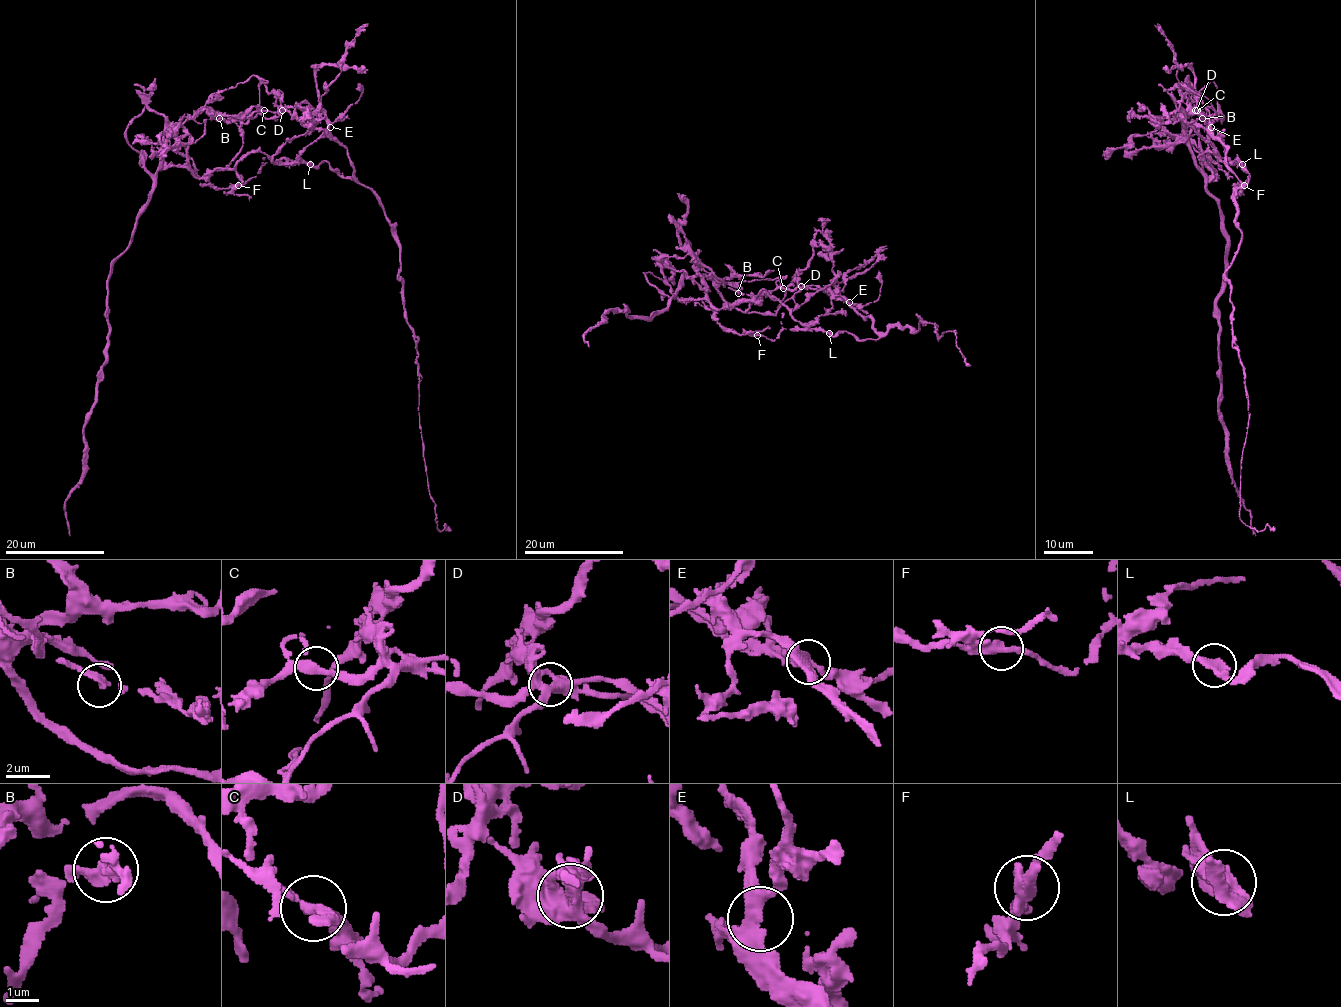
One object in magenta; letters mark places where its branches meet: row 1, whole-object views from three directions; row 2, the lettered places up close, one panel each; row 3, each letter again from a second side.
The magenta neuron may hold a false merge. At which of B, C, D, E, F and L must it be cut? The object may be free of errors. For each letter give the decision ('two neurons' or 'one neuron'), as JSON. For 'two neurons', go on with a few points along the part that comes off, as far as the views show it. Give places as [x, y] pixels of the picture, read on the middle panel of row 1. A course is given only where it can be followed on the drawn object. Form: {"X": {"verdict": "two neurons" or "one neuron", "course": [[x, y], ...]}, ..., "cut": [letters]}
{"B": {"verdict": "one neuron"}, "C": {"verdict": "one neuron"}, "D": {"verdict": "two neurons", "course": [[802, 287], [846, 300], [880, 333], [913, 333], [917, 316], [933, 323], [937, 340], [954, 330], [971, 365]]}, "E": {"verdict": "one neuron"}, "F": {"verdict": "one neuron"}, "L": {"verdict": "one neuron"}, "cut": ["D"]}

